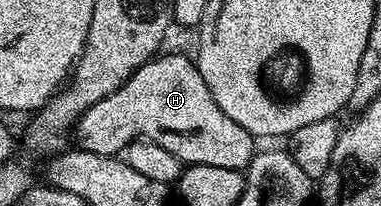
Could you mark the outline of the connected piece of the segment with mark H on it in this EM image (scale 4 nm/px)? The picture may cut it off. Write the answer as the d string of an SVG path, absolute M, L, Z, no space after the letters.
M166 52L137 68L137 72L133 72L133 76L124 86L97 100L97 104L90 106L75 121L73 127L73 142L78 149L88 150L106 158L122 155L128 144L136 140L156 142L161 148L165 148L165 152L173 152L173 156L180 158L184 164L193 166L209 164L213 168L246 171L257 153L255 135L241 128L237 120L229 120L229 116L225 116L221 108L217 108L217 100L213 100L213 92L209 92L209 84L205 84L196 63L192 59L190 62L183 54Z

